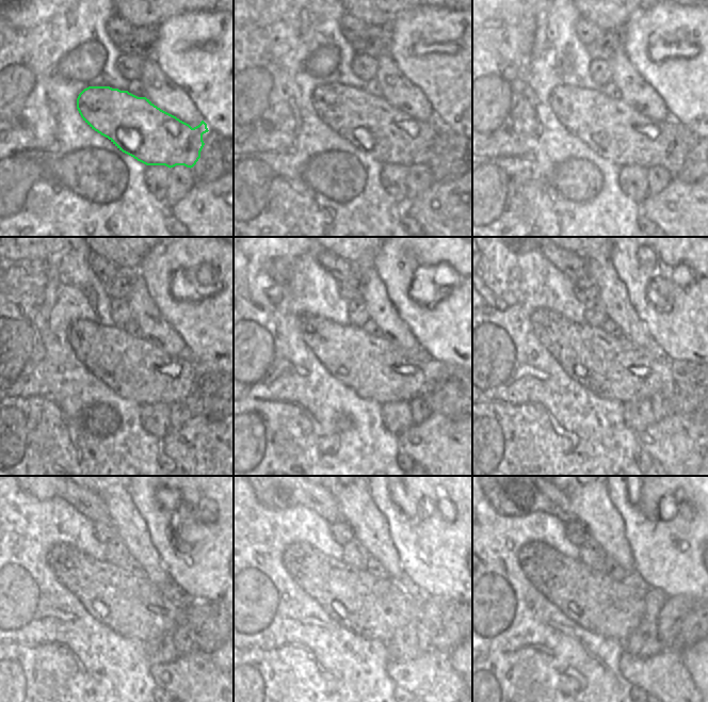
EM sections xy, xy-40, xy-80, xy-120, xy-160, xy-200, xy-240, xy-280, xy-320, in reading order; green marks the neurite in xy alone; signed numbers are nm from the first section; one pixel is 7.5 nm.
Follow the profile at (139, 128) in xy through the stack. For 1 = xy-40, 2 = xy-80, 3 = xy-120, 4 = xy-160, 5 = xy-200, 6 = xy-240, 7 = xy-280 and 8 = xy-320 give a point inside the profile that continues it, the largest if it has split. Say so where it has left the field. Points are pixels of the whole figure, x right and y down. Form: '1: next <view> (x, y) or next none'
1: next xy-40 (376, 128)
2: next xy-80 (616, 131)
3: next xy-120 (134, 368)
4: next xy-160 (376, 369)
5: next xy-200 (614, 368)
6: next xy-240 (132, 607)
7: next xy-280 (373, 608)
8: next xy-320 (593, 600)

